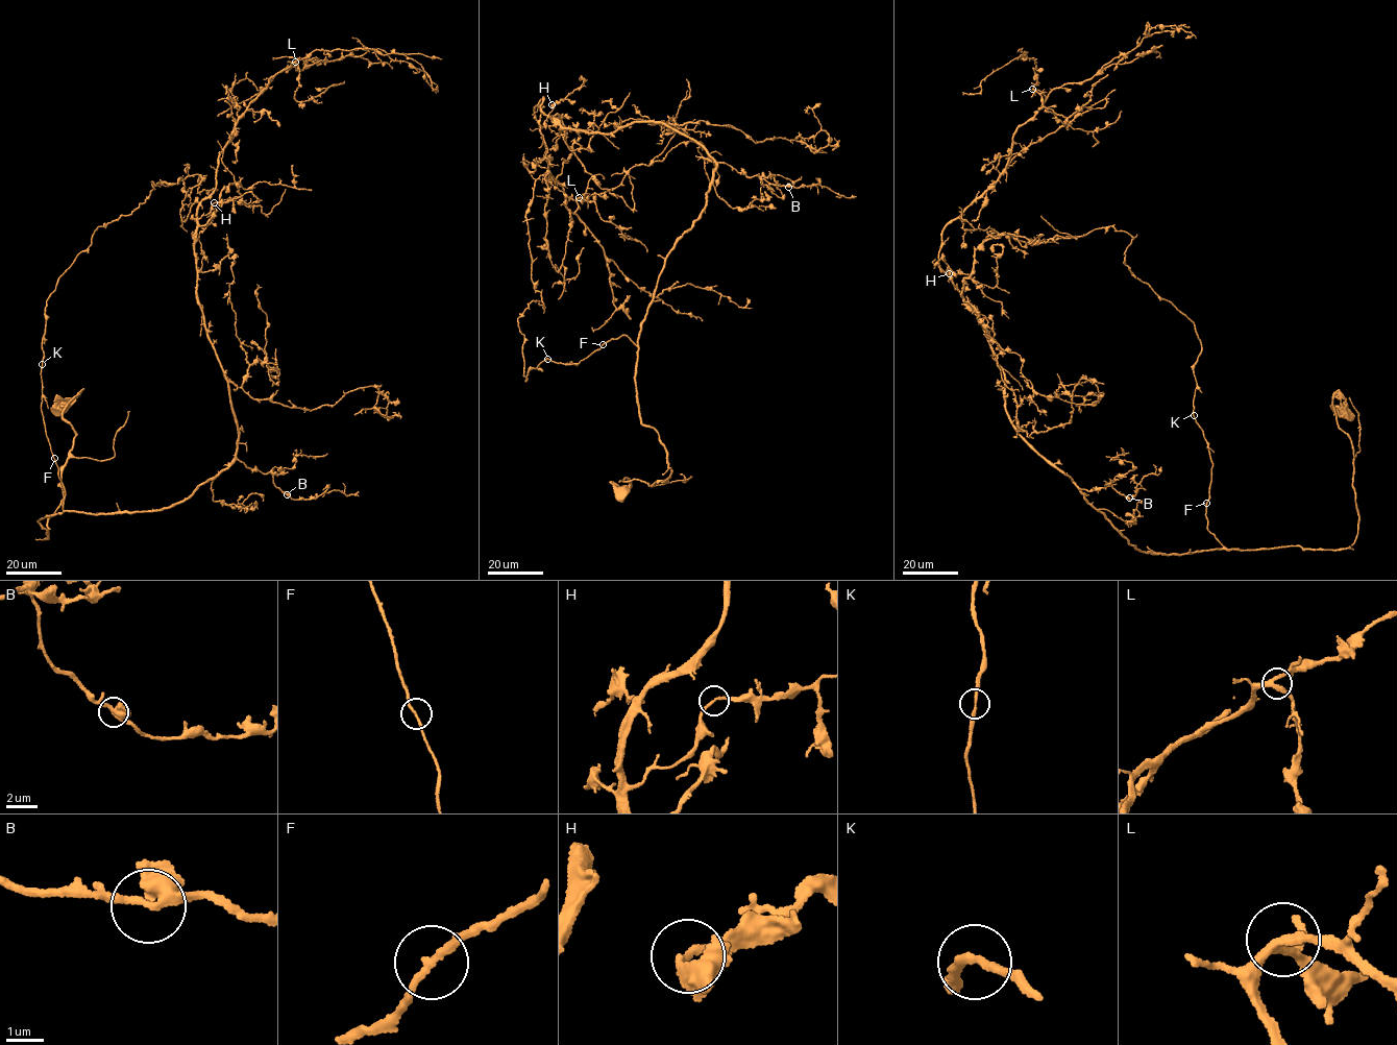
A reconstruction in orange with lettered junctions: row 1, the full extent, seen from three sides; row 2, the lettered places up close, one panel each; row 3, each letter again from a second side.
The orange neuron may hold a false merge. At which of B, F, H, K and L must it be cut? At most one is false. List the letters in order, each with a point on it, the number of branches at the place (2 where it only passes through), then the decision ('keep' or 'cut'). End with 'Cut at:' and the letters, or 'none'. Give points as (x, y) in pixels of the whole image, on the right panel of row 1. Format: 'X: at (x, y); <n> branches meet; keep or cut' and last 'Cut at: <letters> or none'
B: at (1129, 497); 3 branches meet; keep
F: at (1206, 503); 2 branches meet; keep
H: at (949, 273); 2 branches meet; keep
K: at (1194, 415); 2 branches meet; keep
L: at (1032, 89); 3 branches meet; keep
Cut at: none

